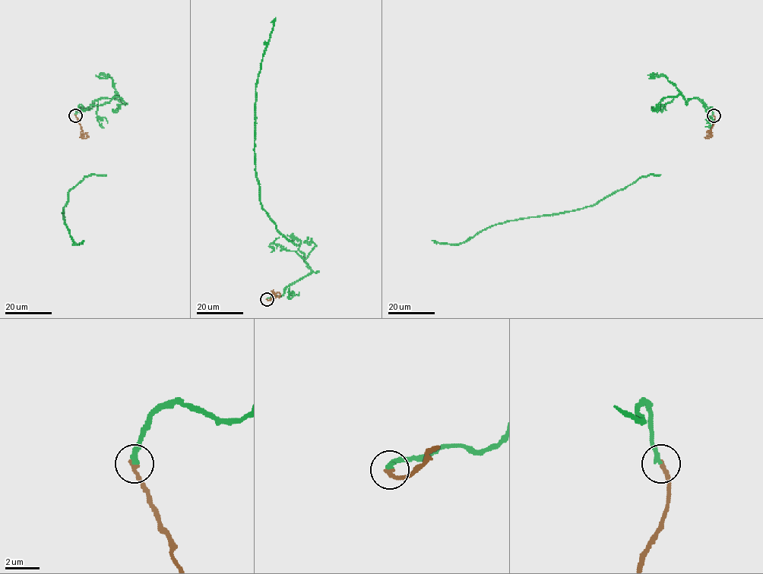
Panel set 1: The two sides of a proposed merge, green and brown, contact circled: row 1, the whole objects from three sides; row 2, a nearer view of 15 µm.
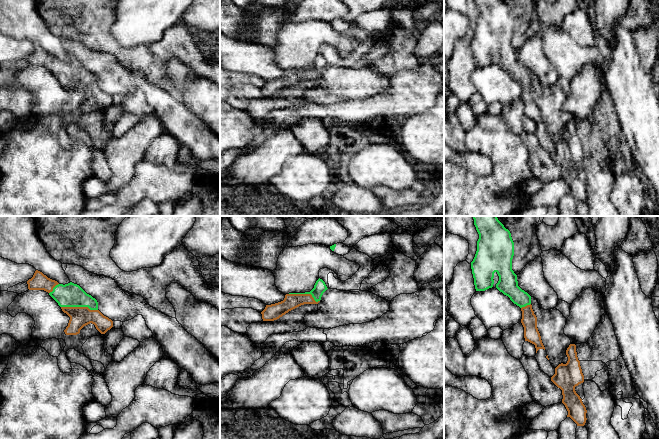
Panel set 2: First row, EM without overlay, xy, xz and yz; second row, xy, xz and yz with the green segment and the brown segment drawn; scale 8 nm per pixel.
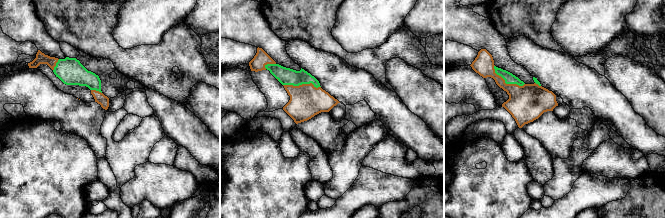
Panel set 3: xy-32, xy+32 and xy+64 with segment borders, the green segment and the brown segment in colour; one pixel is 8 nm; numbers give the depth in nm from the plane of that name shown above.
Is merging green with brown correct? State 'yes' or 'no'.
yes

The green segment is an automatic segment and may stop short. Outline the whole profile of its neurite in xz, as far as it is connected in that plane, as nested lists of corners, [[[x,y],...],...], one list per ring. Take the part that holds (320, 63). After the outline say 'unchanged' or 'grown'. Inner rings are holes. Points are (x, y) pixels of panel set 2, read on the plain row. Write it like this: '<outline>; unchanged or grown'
[[[319,54],[310,68],[289,69],[285,71],[283,77],[266,81],[261,88],[262,95],[263,97],[274,97],[301,81],[318,80],[327,65],[325,58]]]; grown

